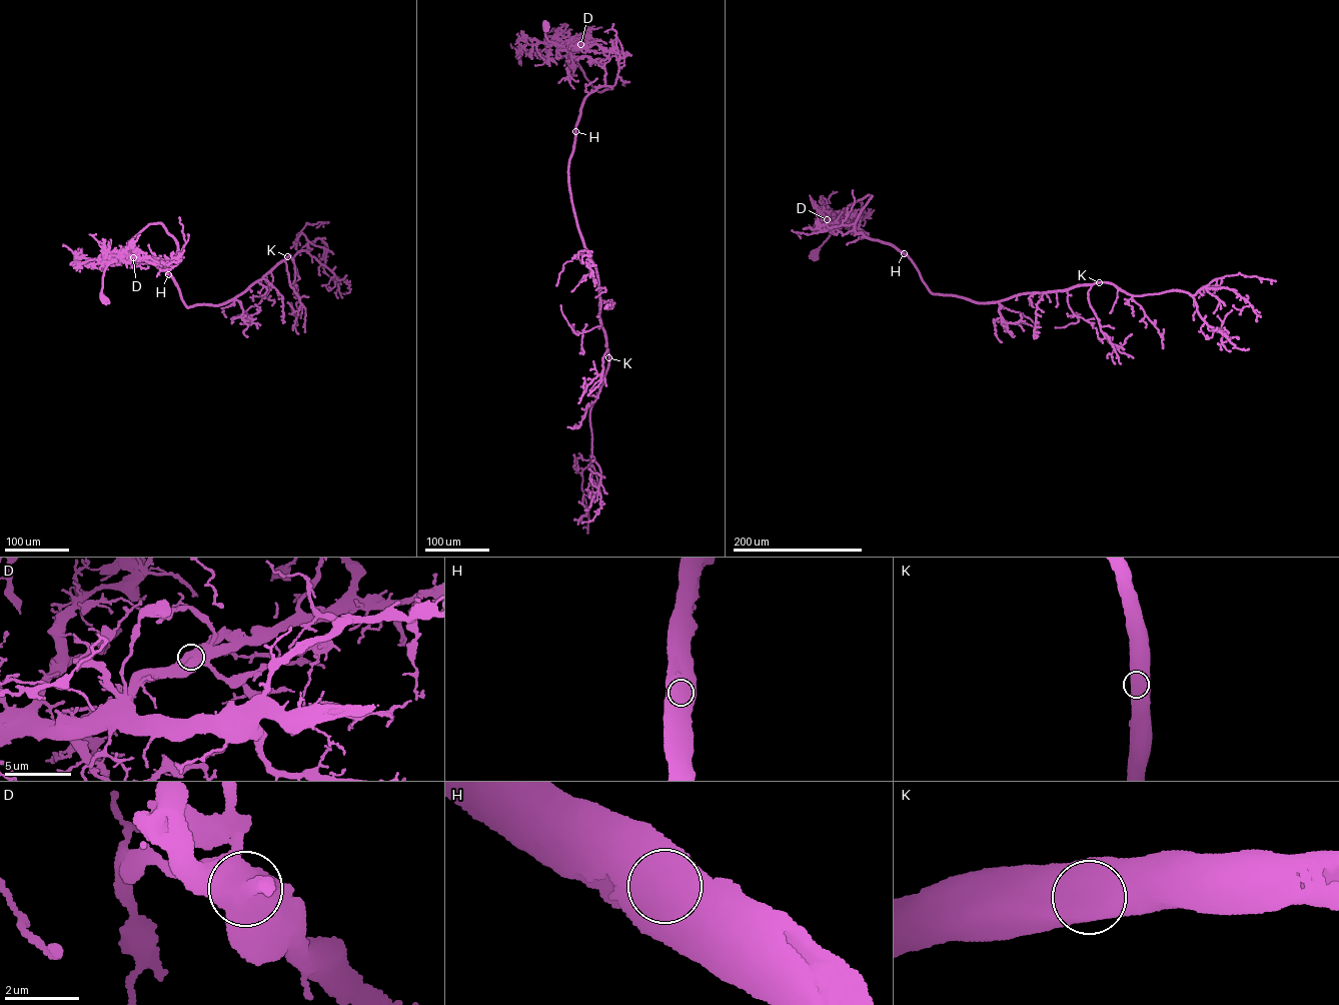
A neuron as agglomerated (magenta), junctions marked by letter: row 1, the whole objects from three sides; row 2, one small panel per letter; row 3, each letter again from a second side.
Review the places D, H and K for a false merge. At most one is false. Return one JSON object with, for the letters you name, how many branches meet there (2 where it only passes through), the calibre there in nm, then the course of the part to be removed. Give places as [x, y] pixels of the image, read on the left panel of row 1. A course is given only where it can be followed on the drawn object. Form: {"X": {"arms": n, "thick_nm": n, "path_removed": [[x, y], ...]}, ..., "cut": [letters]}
{"cut": []}

